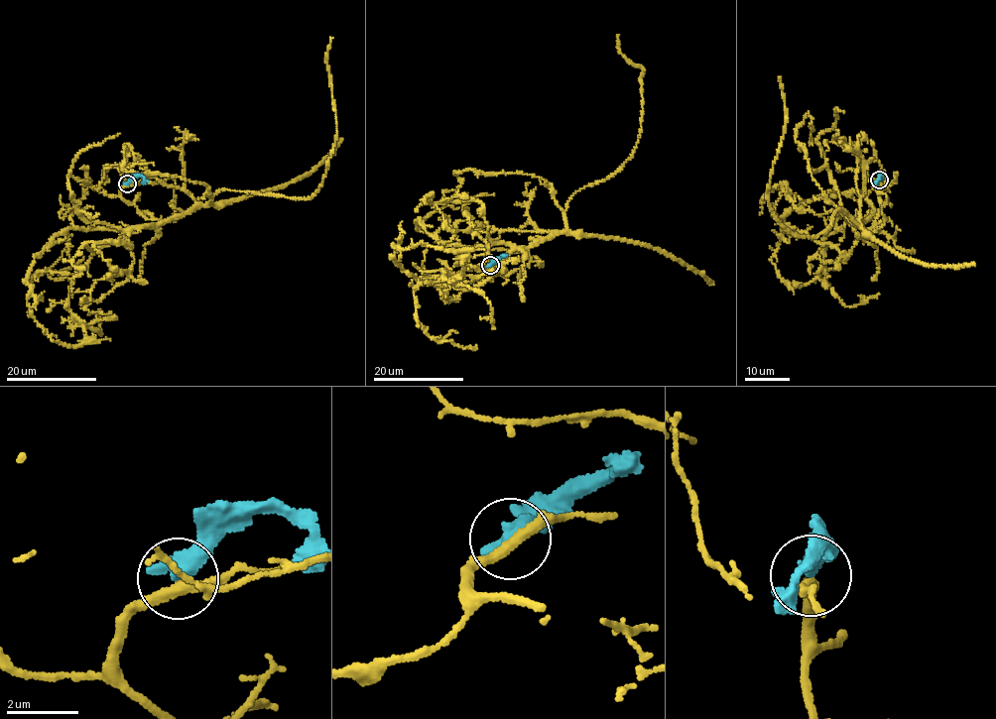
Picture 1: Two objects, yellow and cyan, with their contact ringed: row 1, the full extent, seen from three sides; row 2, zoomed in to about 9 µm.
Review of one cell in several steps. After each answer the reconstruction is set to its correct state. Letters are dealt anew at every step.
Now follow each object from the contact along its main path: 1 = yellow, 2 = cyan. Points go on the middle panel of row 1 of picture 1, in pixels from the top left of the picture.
1: (490, 265), (524, 268), (530, 248), (561, 234), (577, 191), (630, 157), (643, 71), (618, 34)
2: (490, 265), (505, 256)

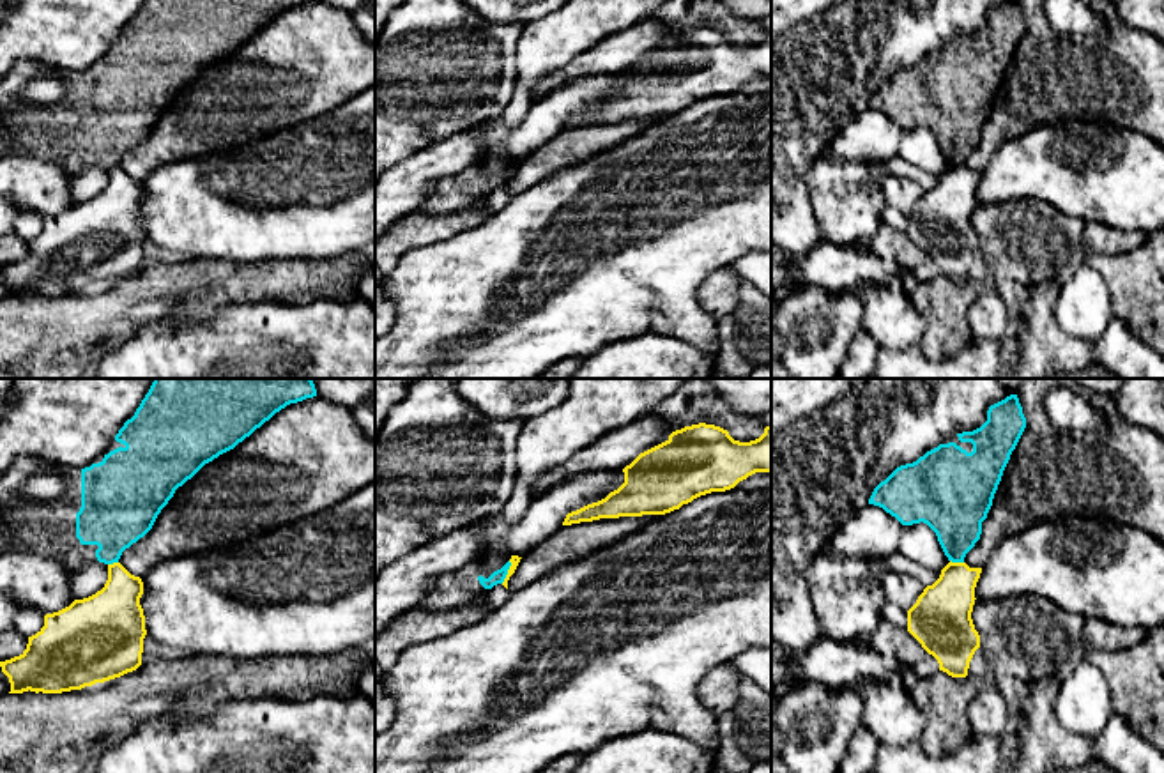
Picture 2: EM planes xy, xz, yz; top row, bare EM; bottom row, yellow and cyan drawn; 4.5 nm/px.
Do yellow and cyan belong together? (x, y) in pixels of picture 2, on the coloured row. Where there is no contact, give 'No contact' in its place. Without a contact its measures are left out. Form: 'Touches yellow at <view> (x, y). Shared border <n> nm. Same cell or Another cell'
Touches yellow at xz (508, 572). Shared border 110 nm. Another cell

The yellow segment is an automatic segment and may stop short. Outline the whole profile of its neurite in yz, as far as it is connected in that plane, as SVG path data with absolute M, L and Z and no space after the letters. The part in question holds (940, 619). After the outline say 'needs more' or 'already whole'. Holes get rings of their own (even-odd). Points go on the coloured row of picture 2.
M950 561L907 610L907 631L952 677L968 676L969 662L980 647L971 619L980 573L982 568Z | already whole

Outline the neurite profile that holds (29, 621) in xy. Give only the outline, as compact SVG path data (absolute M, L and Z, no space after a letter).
M21 607L12 623L12 628L28 639L41 631L41 628L44 626L44 616L46 614L37 608Z

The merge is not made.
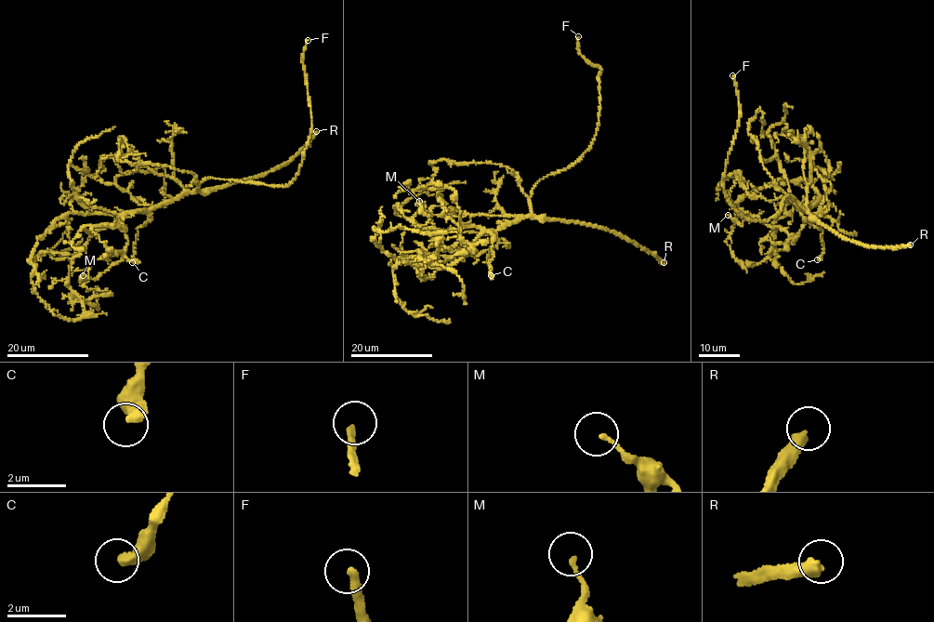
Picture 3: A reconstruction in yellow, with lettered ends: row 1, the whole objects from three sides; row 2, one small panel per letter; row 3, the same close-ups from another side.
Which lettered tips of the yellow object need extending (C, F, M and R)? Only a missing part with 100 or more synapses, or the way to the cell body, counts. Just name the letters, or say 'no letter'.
R

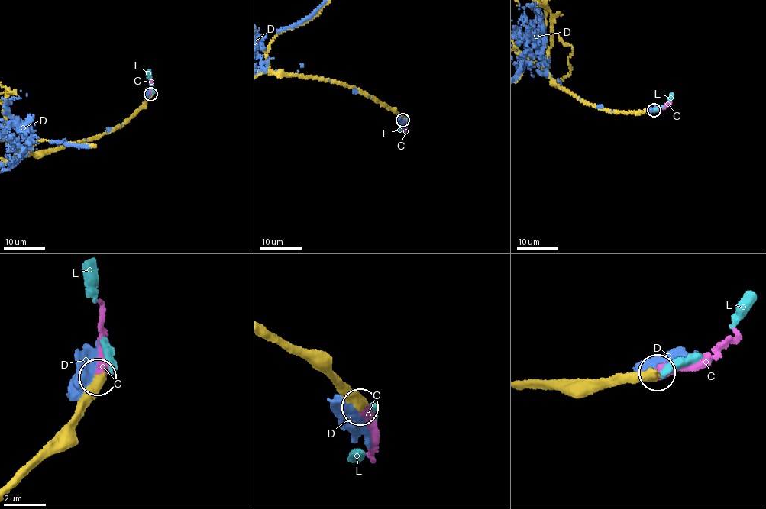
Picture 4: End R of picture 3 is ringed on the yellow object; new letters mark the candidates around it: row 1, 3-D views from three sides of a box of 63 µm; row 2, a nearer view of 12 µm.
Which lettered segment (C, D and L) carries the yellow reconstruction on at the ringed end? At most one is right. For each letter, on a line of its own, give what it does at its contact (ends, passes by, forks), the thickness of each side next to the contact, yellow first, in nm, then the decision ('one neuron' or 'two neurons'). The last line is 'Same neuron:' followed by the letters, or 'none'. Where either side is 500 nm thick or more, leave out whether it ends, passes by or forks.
C: 550/480 nm | one neuron
D: 650/550 nm | two neurons
L: it ends | 440/320 nm | two neurons
Same neuron: C

